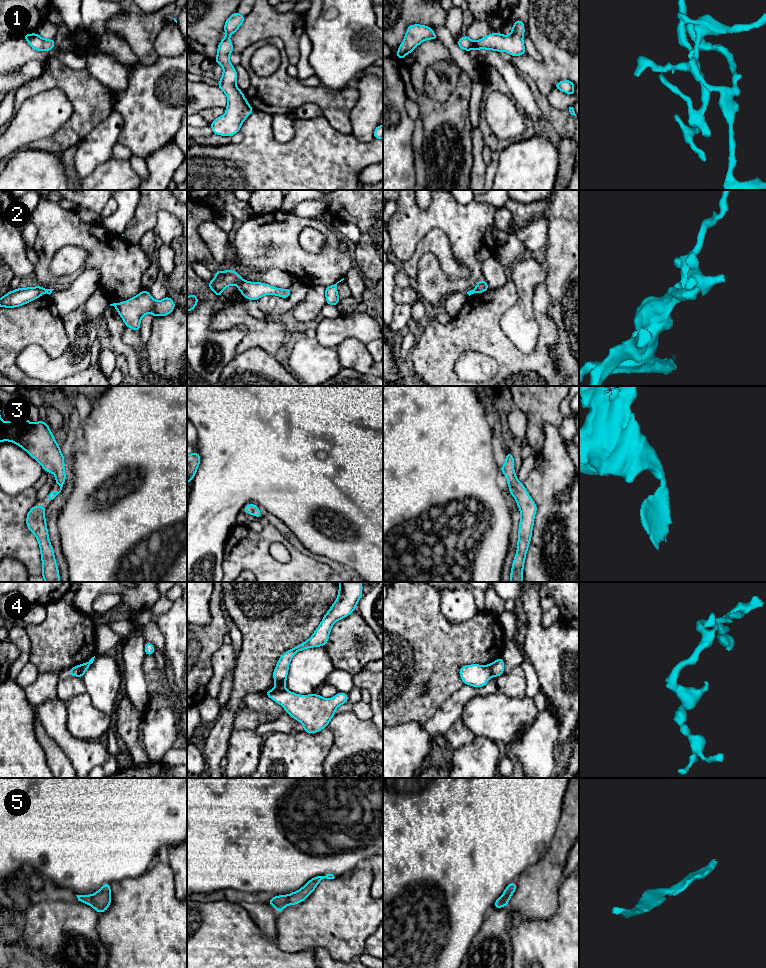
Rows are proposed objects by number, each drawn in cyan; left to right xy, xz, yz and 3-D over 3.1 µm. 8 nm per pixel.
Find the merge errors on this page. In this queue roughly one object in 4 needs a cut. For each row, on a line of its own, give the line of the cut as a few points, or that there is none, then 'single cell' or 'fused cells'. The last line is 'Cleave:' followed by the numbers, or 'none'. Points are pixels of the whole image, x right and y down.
1: no cut | single cell
2: xz (243, 280), (237, 285) | fused cells
3: no cut | single cell
4: yz (490, 664), (492, 675) | fused cells
5: no cut | single cell
Cleave: 2, 4

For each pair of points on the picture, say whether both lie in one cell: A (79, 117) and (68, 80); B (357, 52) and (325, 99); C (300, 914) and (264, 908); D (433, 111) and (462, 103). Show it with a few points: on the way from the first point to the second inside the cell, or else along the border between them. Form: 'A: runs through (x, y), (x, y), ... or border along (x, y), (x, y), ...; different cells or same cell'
A: runs through (79, 108), (79, 91), (77, 89); same cell
B: border along (320, 84), (329, 90), (342, 90), (354, 85); different cells
C: border along (278, 913), (275, 919), (277, 937); different cells
D: runs through (440, 111), (453, 111), (455, 109); same cell

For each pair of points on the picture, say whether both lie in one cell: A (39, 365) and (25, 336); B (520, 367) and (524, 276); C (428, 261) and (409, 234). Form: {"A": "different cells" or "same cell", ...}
{"A": "different cells", "B": "different cells", "C": "same cell"}

